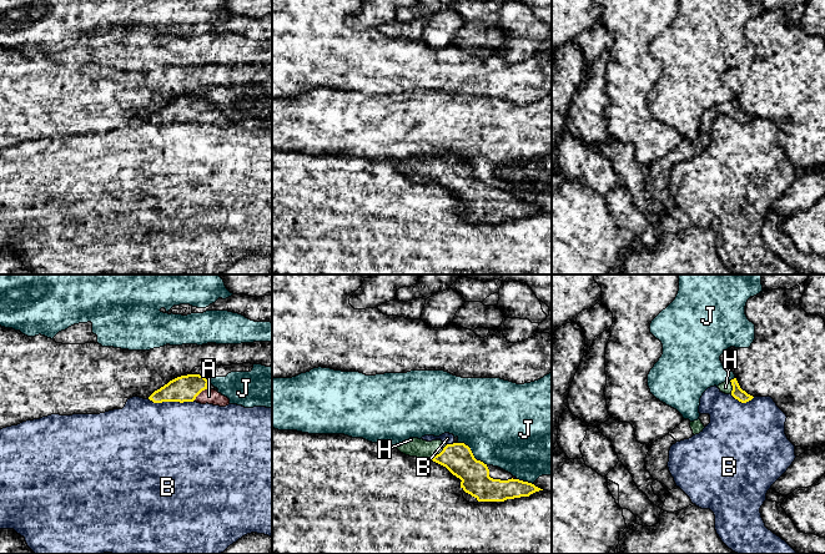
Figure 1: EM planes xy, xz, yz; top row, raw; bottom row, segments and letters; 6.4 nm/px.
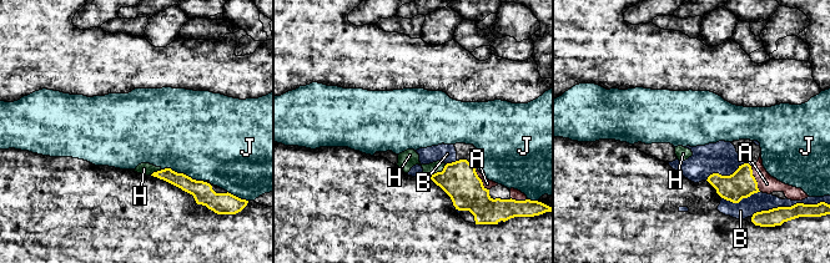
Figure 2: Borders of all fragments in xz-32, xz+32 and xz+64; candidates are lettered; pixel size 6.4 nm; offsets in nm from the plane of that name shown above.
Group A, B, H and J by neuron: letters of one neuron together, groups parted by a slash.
A H / B / J

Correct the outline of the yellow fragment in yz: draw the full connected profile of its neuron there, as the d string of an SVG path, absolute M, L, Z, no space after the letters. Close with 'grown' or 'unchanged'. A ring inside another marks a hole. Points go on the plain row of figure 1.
M736 99L719 105L718 109L720 110L720 112L725 115L731 115L735 120L738 120L741 124L746 124L754 119L753 116L748 115L745 111L740 109Z; grown

